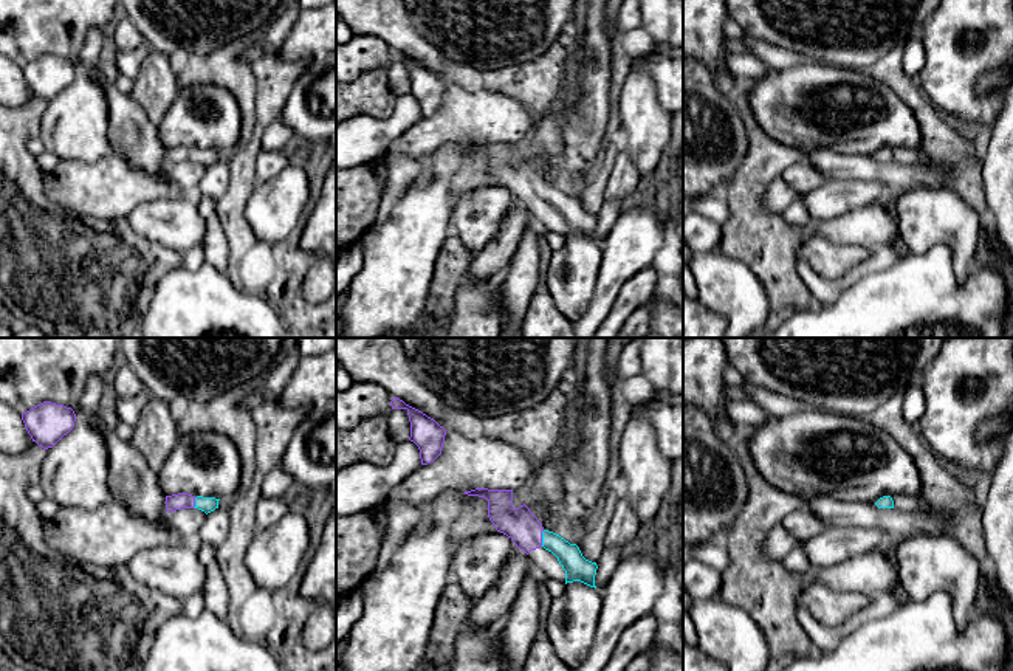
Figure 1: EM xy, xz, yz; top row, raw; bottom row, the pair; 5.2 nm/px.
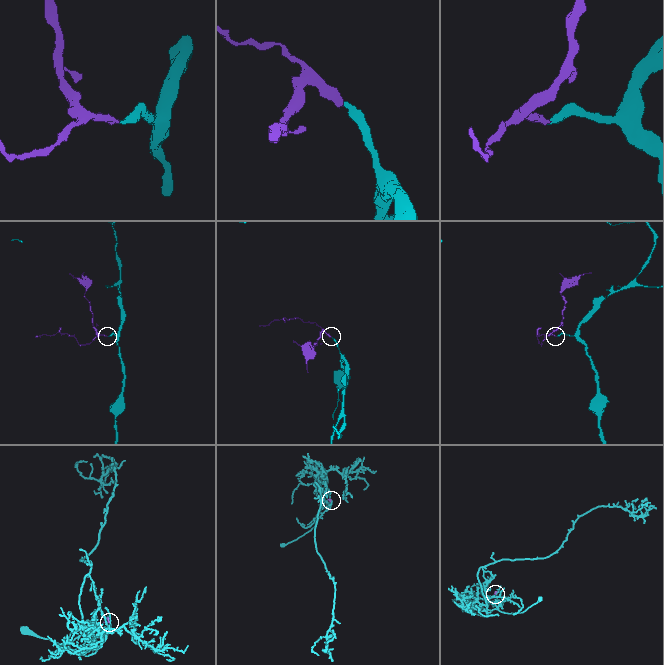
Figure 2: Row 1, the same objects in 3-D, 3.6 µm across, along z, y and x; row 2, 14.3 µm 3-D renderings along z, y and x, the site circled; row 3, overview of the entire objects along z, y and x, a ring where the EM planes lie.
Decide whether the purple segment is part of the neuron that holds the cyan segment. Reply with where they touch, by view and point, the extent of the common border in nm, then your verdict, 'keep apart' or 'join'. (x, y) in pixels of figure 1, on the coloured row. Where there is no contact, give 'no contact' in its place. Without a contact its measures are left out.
xz (542, 538) | 90 nm | join

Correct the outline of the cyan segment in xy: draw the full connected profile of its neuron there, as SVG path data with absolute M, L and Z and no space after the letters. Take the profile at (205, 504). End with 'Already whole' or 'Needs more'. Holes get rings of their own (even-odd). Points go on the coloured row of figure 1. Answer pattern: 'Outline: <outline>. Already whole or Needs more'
Outline: M178 493L172 496L166 496L166 510L169 513L181 510L181 508L198 508L206 514L218 508L218 501L215 497L203 497L203 496L192 496L187 493Z. Needs more

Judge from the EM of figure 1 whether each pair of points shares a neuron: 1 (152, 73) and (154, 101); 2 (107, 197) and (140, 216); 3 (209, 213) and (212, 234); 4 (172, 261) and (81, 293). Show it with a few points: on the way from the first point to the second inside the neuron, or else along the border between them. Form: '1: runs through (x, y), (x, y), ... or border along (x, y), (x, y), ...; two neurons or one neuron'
1: runs through (154, 79), (154, 95); one neuron
2: border along (164, 196), (141, 202), (126, 217); two neurons
3: runs through (211, 217), (212, 230); one neuron
4: runs through (149, 261), (130, 265), (104, 284); one neuron

